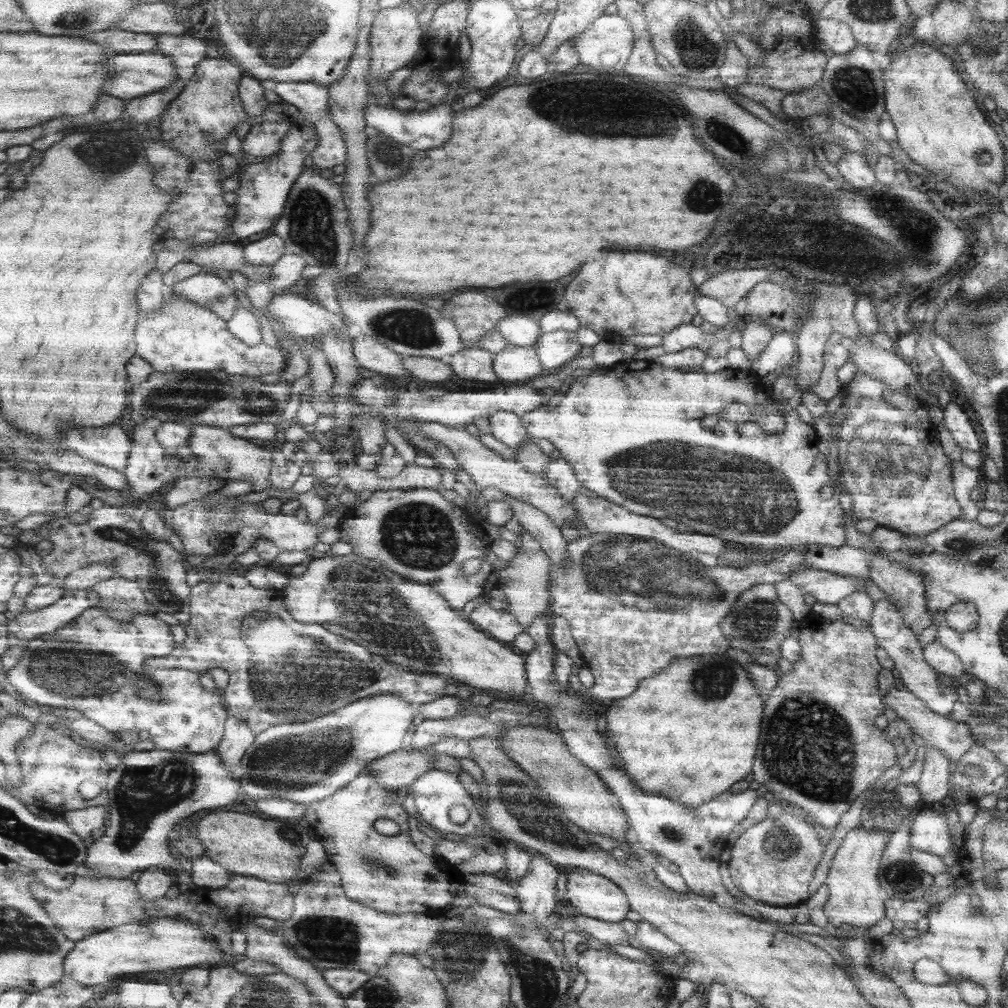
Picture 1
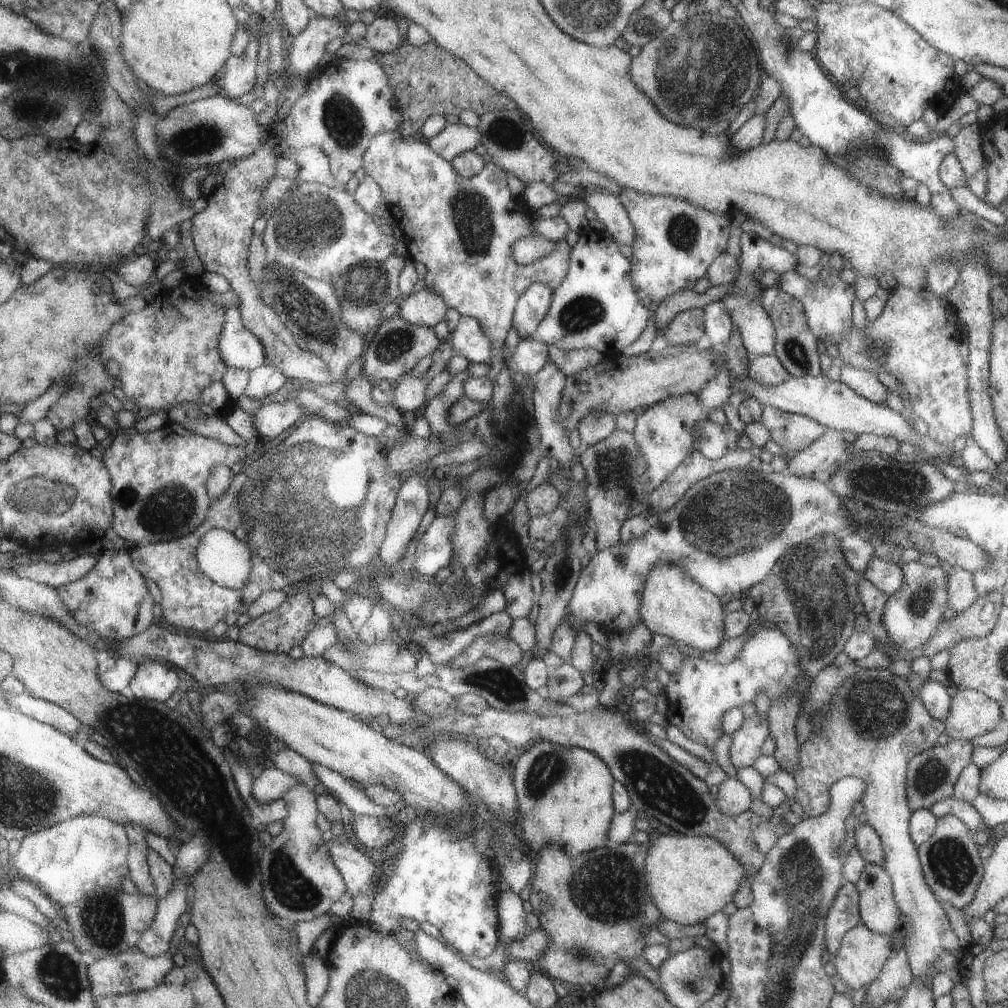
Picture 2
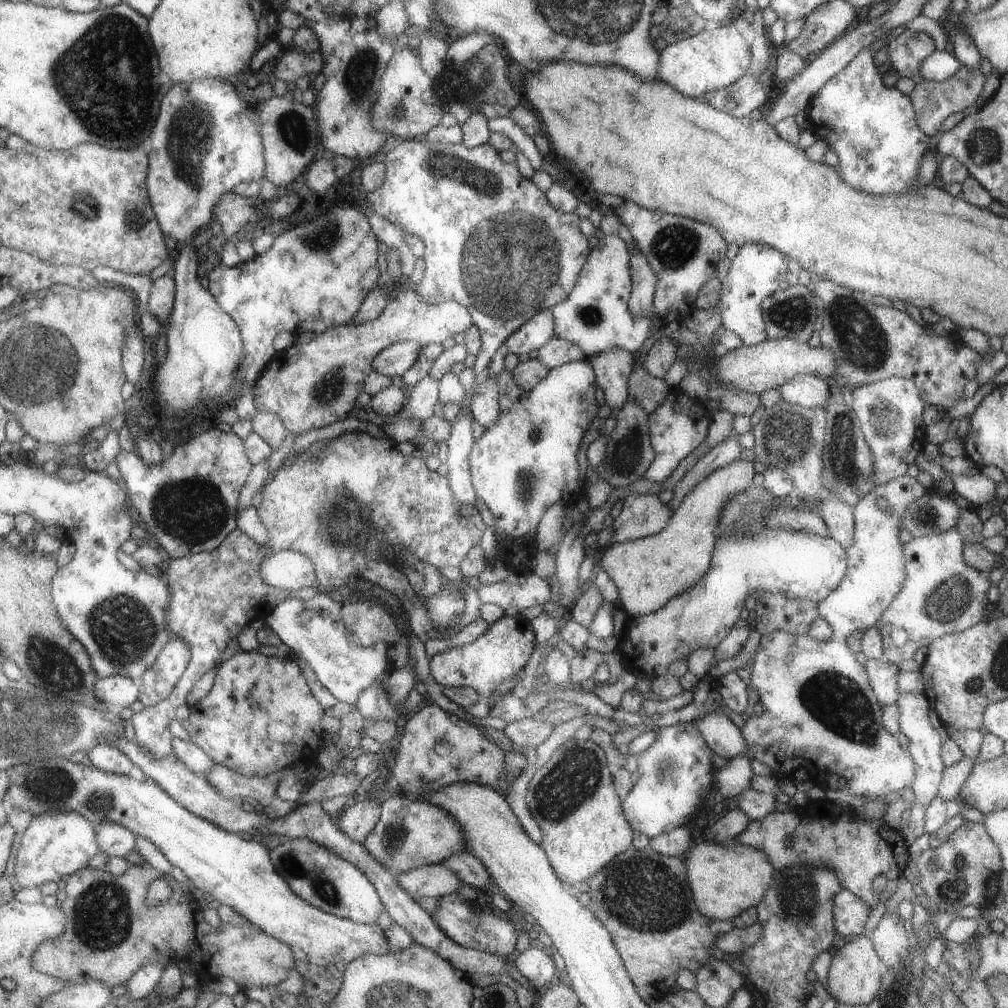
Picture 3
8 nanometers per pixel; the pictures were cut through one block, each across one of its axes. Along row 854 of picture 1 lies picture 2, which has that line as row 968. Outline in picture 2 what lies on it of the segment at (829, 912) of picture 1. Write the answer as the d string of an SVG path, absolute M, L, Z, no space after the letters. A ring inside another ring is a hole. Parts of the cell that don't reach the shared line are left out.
M861 924L850 928L841 937L837 952L830 958L837 978L839 978L845 986L849 986L852 991L861 988L861 986L871 984L871 982L877 978L889 951L895 947L894 942L896 939L895 933L891 934L889 937L880 935L866 929Z

